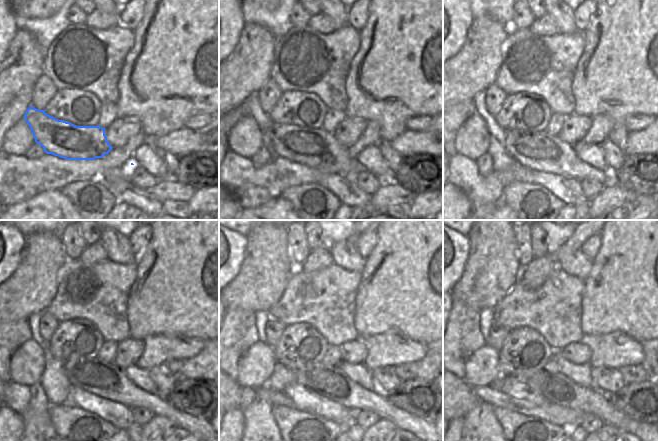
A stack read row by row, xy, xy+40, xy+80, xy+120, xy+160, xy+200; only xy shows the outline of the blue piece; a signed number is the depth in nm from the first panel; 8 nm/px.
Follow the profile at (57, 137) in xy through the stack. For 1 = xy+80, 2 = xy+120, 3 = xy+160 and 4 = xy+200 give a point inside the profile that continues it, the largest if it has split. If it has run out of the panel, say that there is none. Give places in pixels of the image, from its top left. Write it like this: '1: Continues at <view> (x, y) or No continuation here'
1: Continues at xy+80 (539, 150)
2: Continues at xy+120 (105, 379)
3: Continues at xy+160 (333, 384)
4: Continues at xy+200 (557, 388).

